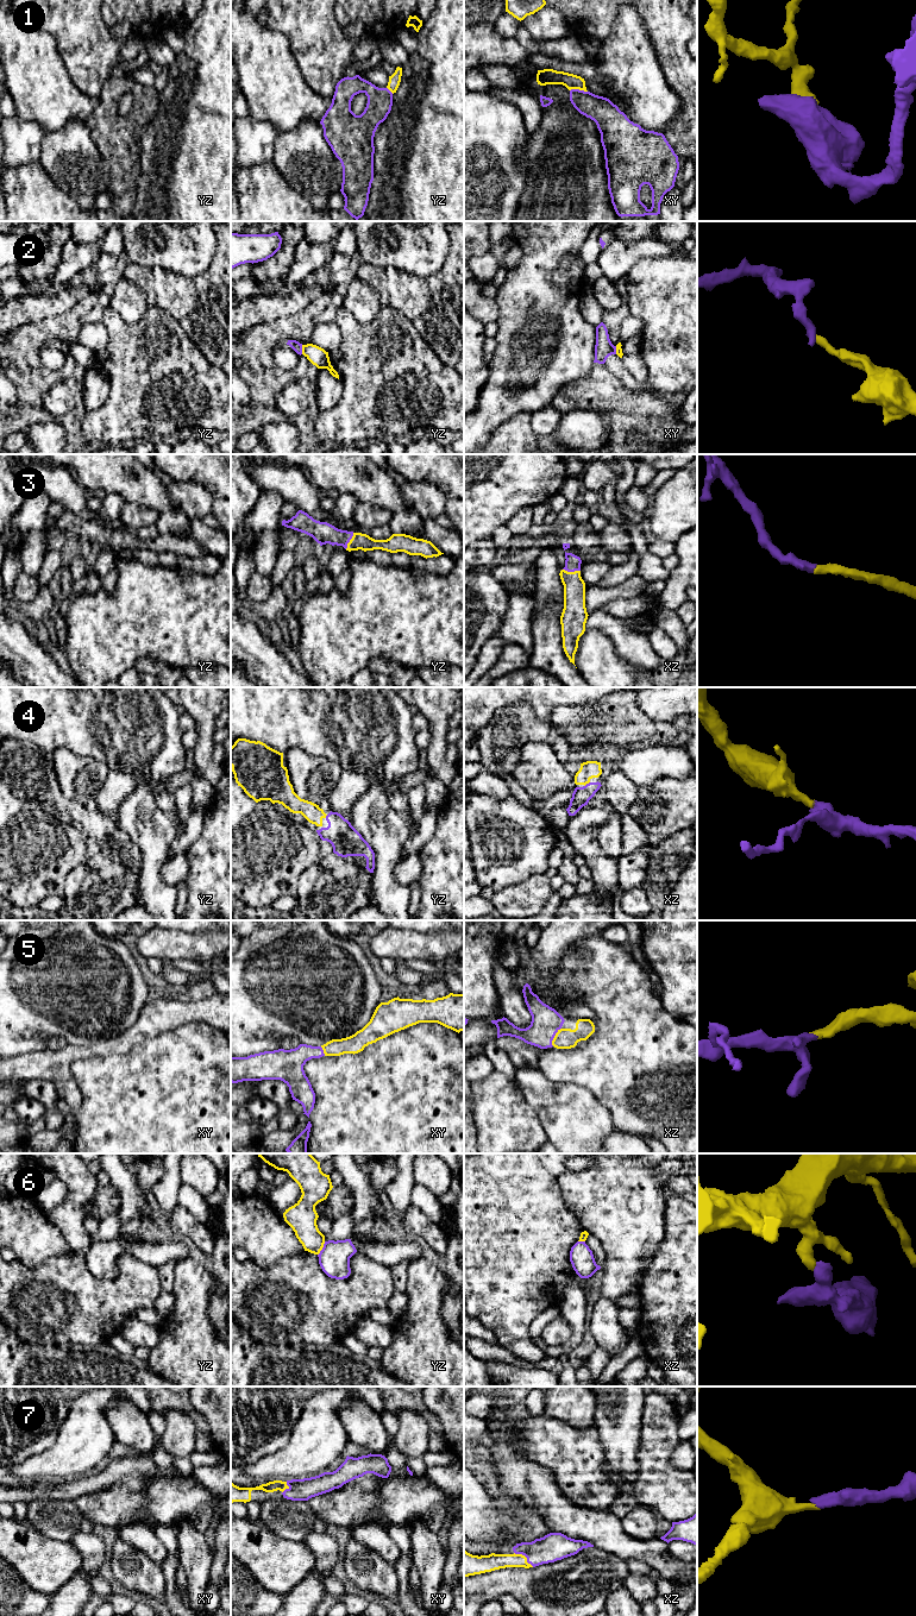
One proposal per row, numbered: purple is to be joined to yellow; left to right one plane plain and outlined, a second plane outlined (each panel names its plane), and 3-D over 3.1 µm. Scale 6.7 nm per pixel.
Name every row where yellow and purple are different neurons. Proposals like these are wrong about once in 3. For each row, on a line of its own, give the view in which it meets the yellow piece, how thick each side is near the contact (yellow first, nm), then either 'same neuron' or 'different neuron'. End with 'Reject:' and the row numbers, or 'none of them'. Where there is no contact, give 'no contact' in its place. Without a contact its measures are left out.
1: contact in xy; calibres 110 and 180 nm; different neuron
2: contact in yz; calibres 120 and 70 nm; different neuron
3: contact in xz; calibres 150 and 110 nm; same neuron
4: contact in xz; calibres 120 and 120 nm; same neuron
5: contact in xz; calibres 140 and 200 nm; same neuron
6: contact in yz; calibres 190 and 200 nm; different neuron
7: contact in xz; calibres 120 and 190 nm; same neuron
Reject: 1, 2, 6

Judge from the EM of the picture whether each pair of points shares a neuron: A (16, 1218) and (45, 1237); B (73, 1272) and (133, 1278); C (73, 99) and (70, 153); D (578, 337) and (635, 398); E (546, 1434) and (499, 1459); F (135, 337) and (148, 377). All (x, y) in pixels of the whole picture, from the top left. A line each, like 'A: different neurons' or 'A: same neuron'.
A: same neuron
B: same neuron
C: different neurons
D: different neurons
E: different neurons
F: same neuron

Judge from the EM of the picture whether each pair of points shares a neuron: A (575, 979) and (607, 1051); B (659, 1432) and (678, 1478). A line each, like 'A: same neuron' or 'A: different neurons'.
A: same neuron
B: same neuron

